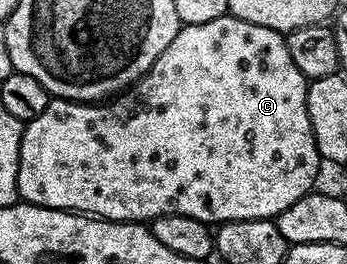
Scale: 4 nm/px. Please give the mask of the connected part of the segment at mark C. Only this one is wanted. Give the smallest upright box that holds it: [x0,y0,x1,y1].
[17,16,323,223]

